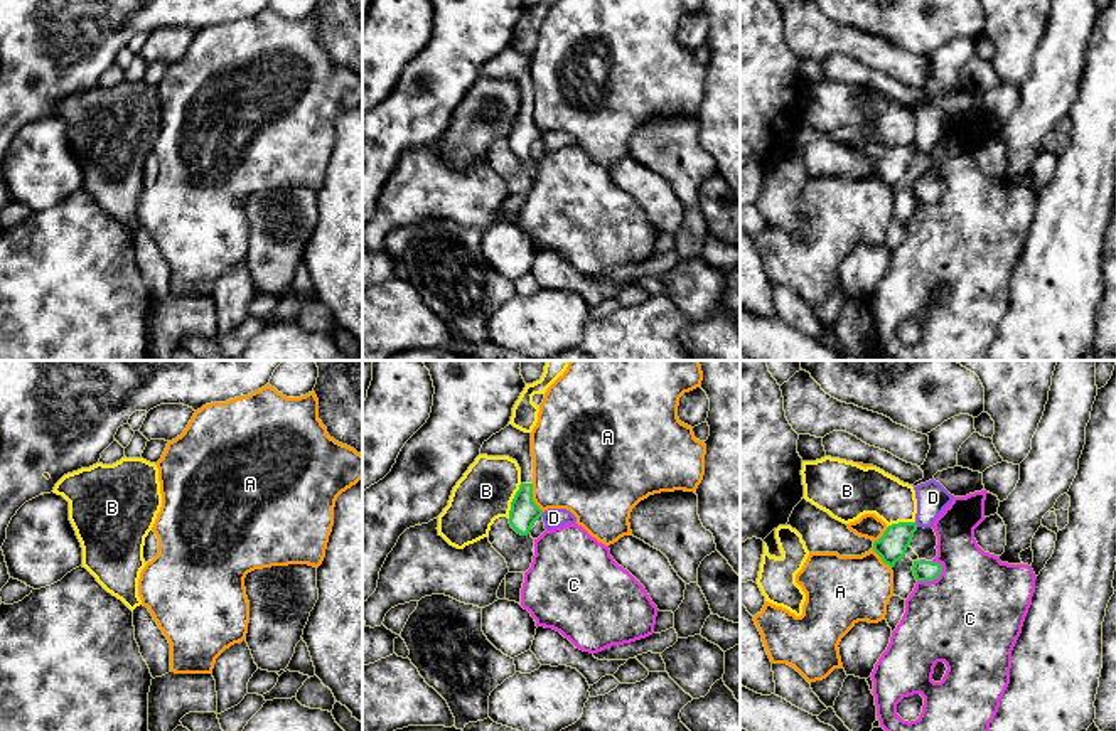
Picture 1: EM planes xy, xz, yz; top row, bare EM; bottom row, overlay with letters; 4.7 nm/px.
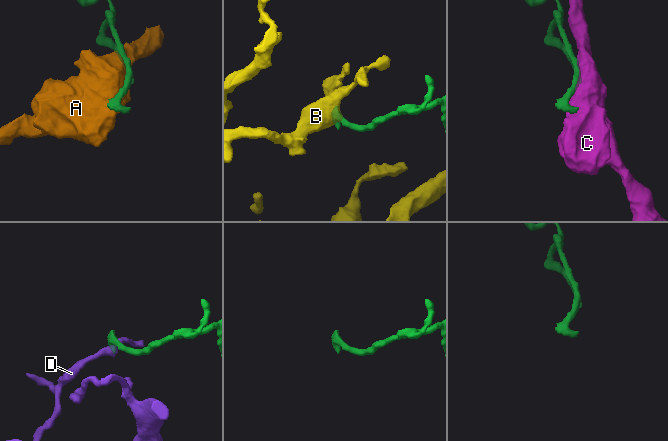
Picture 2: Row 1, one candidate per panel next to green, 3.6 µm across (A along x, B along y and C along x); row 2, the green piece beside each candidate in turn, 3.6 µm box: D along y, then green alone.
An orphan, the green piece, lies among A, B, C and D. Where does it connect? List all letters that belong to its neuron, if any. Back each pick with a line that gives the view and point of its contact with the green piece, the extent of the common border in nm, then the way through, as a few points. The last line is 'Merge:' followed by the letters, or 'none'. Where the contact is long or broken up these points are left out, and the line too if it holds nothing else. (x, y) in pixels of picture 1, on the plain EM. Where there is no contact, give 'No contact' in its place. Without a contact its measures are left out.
Merge: none

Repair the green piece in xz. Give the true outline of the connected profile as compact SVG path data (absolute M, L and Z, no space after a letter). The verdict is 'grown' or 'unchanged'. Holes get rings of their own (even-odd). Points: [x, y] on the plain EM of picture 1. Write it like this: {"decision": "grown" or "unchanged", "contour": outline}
{"decision": "grown", "contour": "M509 47L484 64L480 77L509 79L518 84L521 108L511 125L509 147L518 157L528 158L533 147L543 138L543 133L533 123L531 56Z"}

